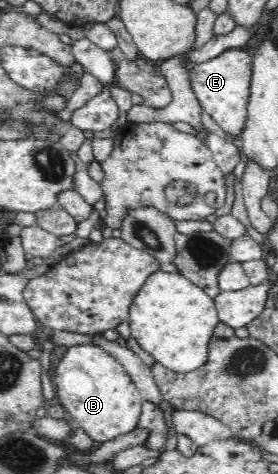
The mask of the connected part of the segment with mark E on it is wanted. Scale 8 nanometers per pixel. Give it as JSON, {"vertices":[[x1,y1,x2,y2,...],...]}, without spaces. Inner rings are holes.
{"vertices":[[239,47,225,49,209,60,199,61,189,71,190,85,203,110,220,126,230,140,241,135,246,121,251,76,251,56]]}

